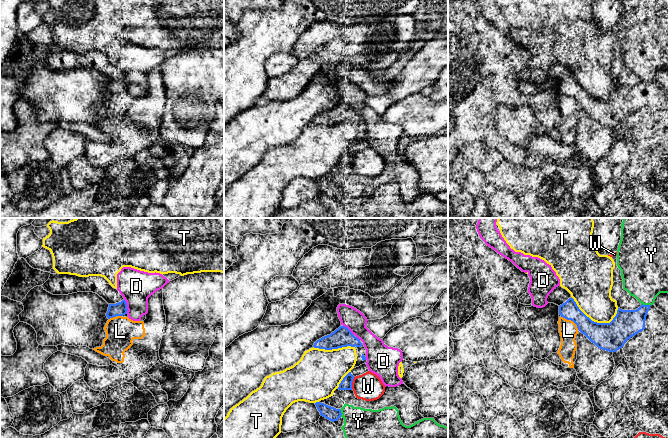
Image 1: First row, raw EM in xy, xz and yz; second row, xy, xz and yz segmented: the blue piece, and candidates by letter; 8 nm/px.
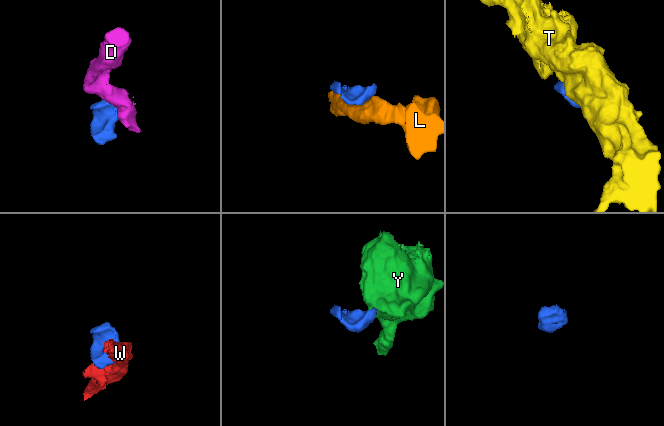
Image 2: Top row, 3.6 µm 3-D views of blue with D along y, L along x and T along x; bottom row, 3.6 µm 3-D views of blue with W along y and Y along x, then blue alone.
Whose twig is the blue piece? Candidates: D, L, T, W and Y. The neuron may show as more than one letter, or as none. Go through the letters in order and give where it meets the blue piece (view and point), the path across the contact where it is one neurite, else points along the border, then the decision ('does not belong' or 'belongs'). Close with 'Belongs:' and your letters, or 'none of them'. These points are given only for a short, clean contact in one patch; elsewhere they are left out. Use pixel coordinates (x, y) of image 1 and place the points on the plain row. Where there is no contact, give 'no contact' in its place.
D: contact xy (126, 82); does not belong
L: contact yz (571, 96); does not belong
T: contact yz (593, 97); does not belong
W: contact xz (351, 159); does not belong
Y: contact yz (645, 81); does not belong
Belongs: none of them

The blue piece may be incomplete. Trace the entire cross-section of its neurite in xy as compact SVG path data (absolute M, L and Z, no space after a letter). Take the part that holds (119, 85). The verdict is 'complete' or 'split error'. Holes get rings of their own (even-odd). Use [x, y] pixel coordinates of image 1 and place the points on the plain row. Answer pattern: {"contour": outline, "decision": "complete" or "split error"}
{"contour": "M50 50L49 55L41 61L53 71L68 71L77 68L93 68L102 73L108 80L108 95L127 90L127 79L120 68L113 64L101 52L79 53L70 50Z", "decision": "split error"}

